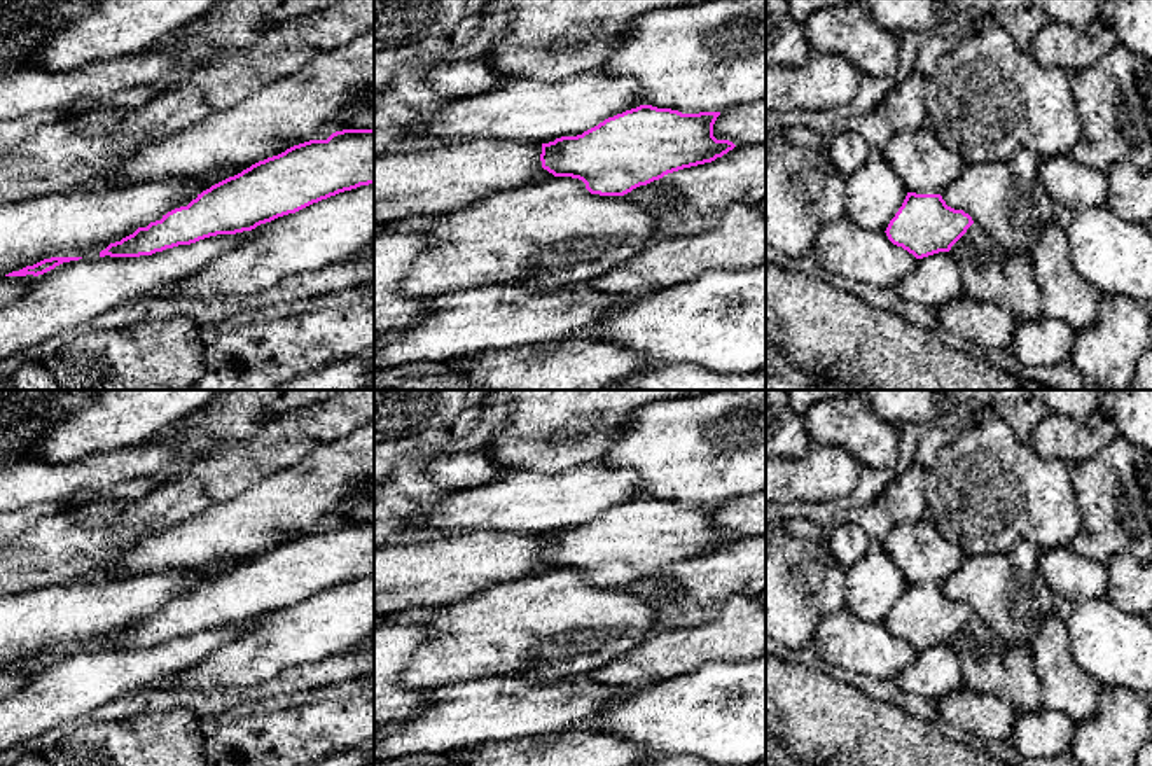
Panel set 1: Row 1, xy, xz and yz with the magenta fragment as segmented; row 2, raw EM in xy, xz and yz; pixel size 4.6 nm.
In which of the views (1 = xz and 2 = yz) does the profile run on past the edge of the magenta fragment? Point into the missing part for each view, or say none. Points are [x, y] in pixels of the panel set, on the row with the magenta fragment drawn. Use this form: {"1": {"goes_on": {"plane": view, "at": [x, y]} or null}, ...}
{"1": {"goes_on": null}, "2": {"goes_on": null}}

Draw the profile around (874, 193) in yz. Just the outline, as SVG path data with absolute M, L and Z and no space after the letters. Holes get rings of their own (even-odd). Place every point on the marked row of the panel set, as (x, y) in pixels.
M881 152L844 182L846 217L857 226L881 233L902 206L907 189Z

